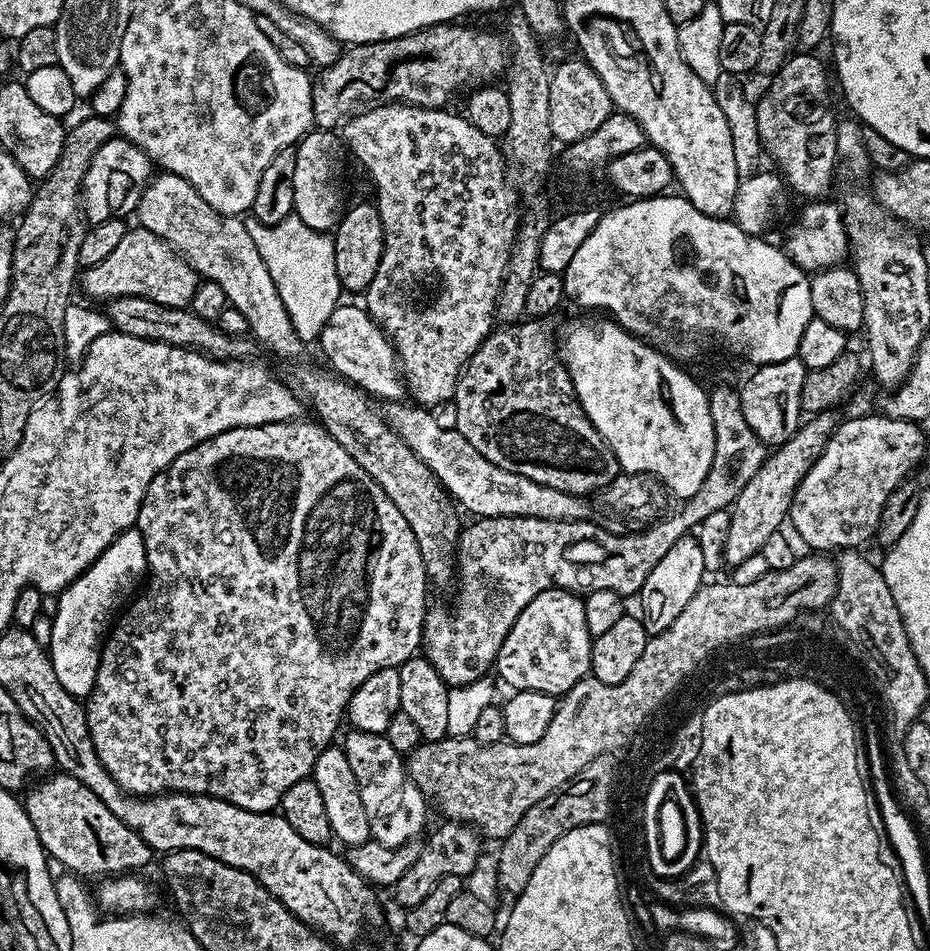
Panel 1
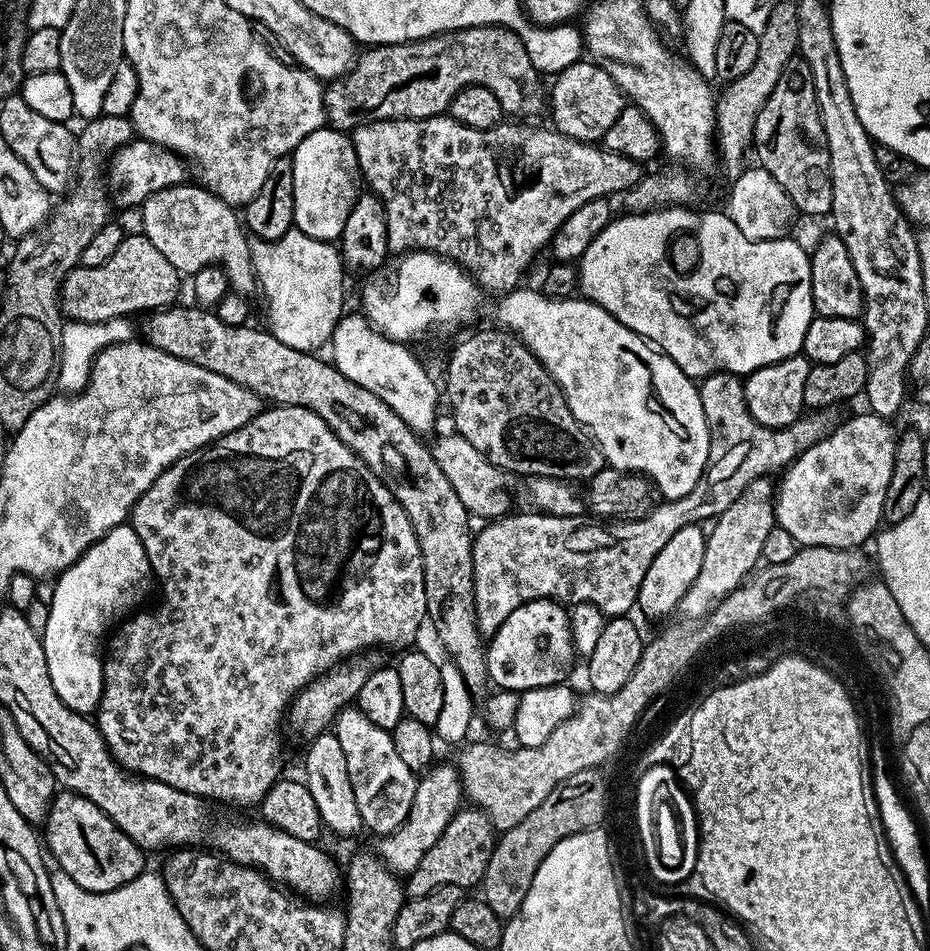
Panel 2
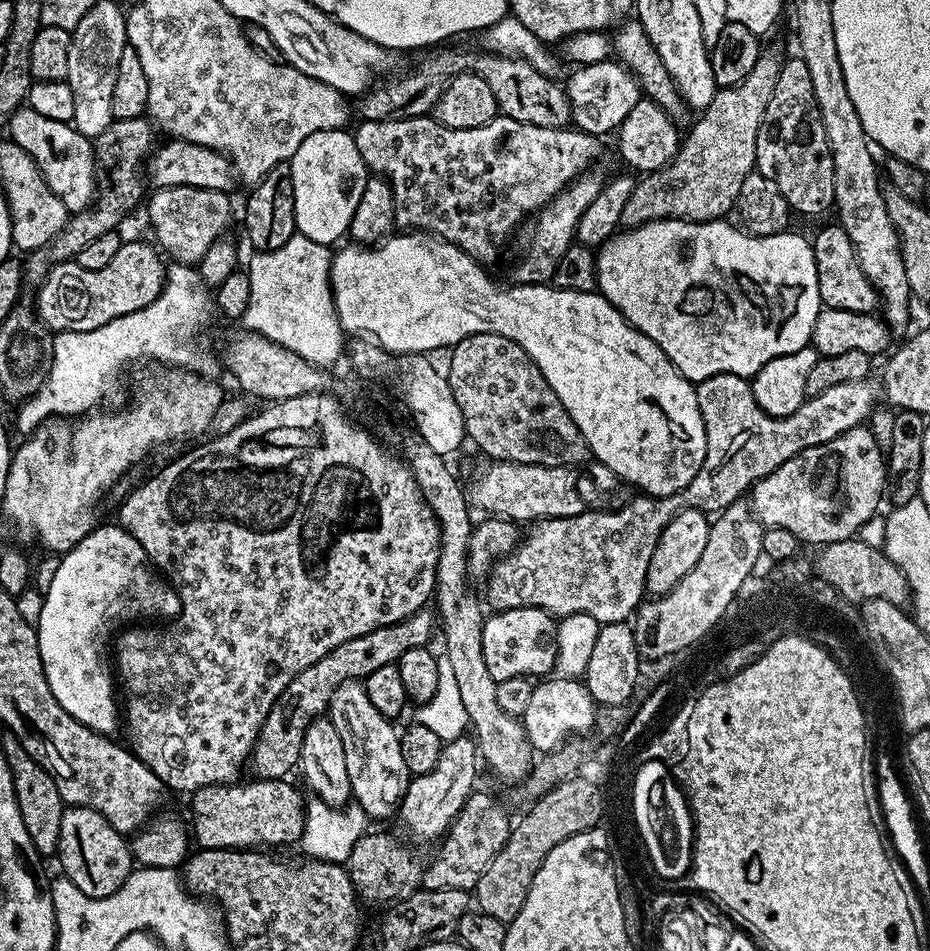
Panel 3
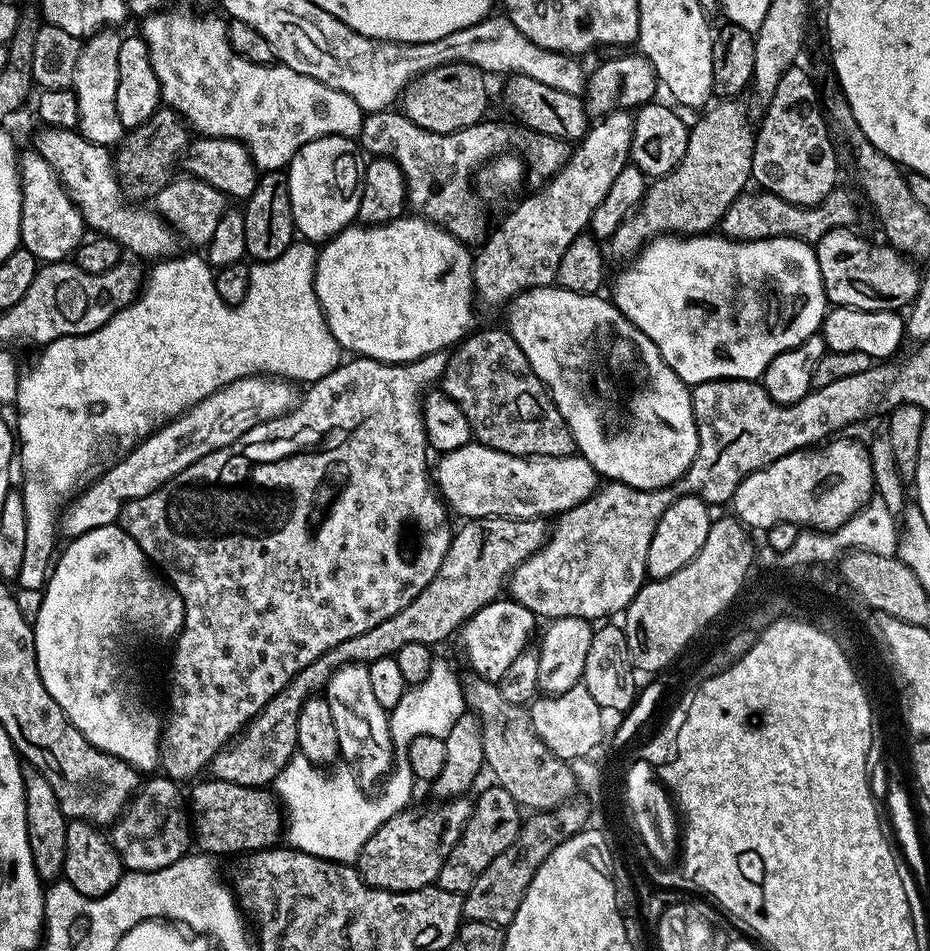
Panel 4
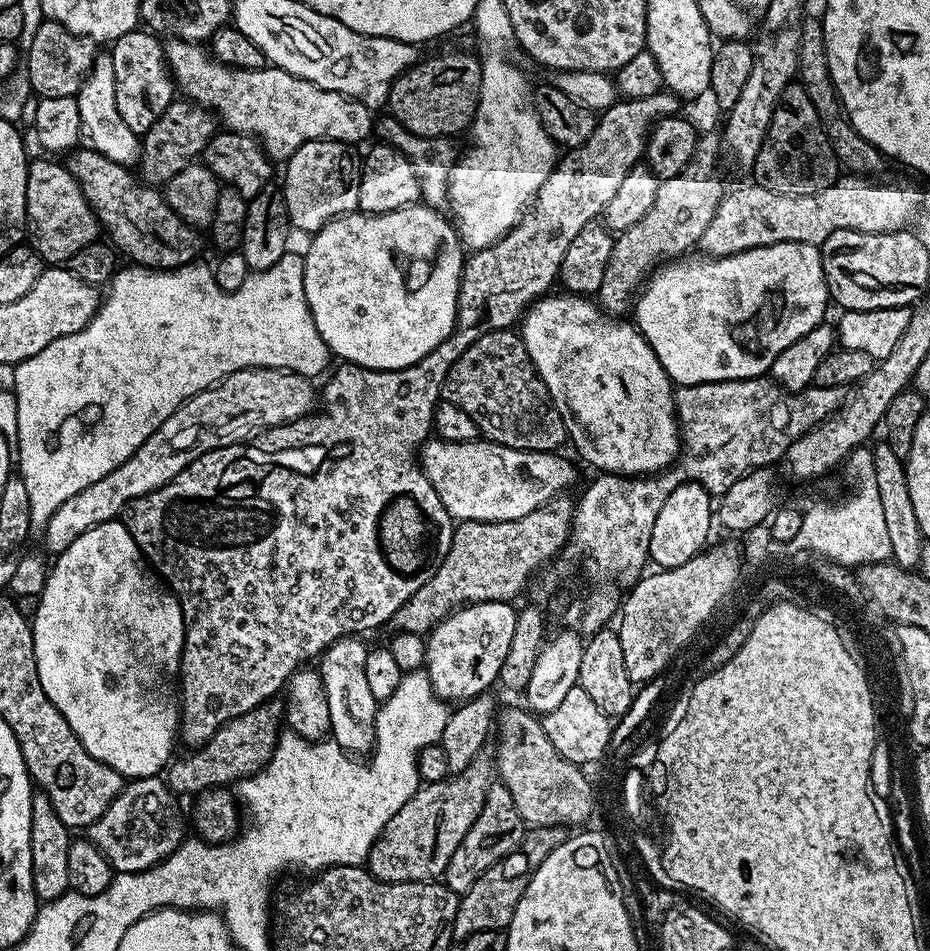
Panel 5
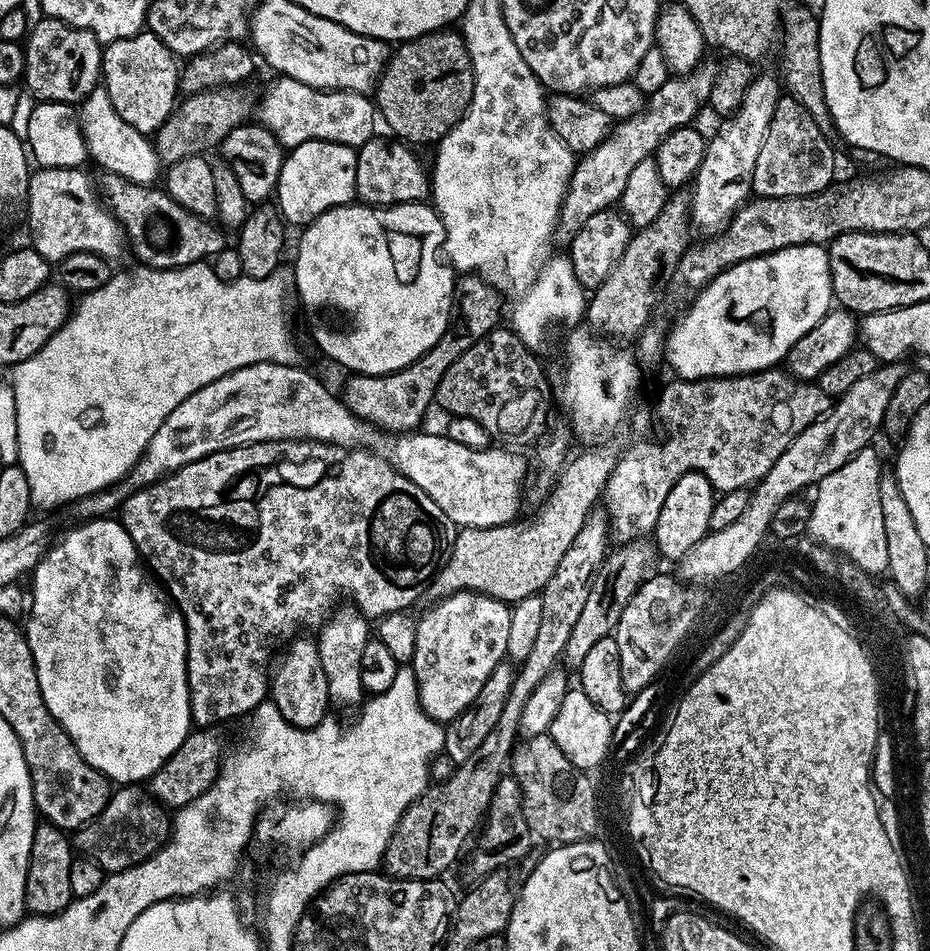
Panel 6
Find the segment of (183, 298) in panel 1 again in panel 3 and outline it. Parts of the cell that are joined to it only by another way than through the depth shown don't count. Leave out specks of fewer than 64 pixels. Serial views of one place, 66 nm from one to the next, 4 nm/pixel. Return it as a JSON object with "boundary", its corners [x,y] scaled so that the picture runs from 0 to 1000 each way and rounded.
{"boundary":[[[151,252],[130,256],[127,267],[123,267],[122,273],[110,280],[110,284],[88,284],[88,280],[80,275],[58,279],[42,295],[43,308],[37,319],[39,331],[57,350],[91,349],[105,347],[105,343],[114,343],[114,339],[123,339],[123,334],[161,322],[176,303],[178,278],[172,274],[173,266],[160,257]]]}

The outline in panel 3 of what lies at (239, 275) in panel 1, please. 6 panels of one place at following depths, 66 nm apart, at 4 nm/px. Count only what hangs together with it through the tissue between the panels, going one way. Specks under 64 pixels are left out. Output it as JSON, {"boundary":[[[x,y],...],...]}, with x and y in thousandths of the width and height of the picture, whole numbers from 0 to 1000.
{"boundary":[[[209,196],[167,199],[157,210],[159,231],[163,234],[165,246],[168,247],[167,256],[177,266],[181,264],[186,269],[184,271],[186,274],[214,279],[222,263],[226,263],[226,259],[230,259],[230,254],[244,245],[241,243],[249,231],[249,215],[245,208],[247,208],[245,202],[217,200]]]}

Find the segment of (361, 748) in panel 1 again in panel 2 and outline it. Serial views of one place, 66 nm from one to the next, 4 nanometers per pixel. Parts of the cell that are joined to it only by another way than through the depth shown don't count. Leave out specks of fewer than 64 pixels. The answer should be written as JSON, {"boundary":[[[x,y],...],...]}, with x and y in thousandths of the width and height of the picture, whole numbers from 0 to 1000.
{"boundary":[[[367,744],[359,758],[359,769],[372,793],[372,810],[376,810],[376,826],[381,826],[381,843],[385,843],[388,868],[404,875],[405,880],[418,879],[441,856],[449,823],[448,813],[428,797],[420,769],[402,763],[386,744]]]}

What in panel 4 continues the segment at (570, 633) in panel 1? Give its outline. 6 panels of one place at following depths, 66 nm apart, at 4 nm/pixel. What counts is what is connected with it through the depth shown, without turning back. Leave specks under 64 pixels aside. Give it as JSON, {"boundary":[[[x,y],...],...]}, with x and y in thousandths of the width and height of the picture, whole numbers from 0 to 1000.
{"boundary":[[[539,629],[518,637],[518,641],[511,644],[499,655],[497,670],[499,669],[499,686],[508,697],[508,707],[519,711],[522,715],[537,717],[540,709],[569,680],[568,672],[576,660],[576,648],[567,635],[558,635],[549,629]]]}

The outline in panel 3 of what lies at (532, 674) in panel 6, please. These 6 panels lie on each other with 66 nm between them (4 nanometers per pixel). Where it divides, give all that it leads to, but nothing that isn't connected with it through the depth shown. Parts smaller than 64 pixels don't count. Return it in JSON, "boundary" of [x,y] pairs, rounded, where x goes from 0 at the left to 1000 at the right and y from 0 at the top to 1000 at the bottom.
{"boundary":[[[400,873],[392,874],[391,878],[385,881],[385,885],[381,885],[381,894],[376,894],[372,912],[384,943],[392,952],[420,953],[453,937],[457,910],[454,904],[452,909],[451,902],[442,896],[444,893],[438,886],[434,887],[429,887],[424,880],[416,879],[413,875]]]}

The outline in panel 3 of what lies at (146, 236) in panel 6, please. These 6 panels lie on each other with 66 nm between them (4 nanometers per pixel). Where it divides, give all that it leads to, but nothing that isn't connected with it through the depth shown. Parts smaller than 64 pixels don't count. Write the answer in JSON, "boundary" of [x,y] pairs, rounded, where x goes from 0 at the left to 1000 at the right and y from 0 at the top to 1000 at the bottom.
{"boundary":[[[23,111],[9,125],[8,142],[45,179],[45,187],[63,206],[65,211],[73,219],[74,224],[91,223],[103,209],[105,186],[103,183],[103,167],[99,161],[99,147],[89,143],[84,136],[74,128],[58,128],[58,124],[49,124],[41,120],[41,116]]]}

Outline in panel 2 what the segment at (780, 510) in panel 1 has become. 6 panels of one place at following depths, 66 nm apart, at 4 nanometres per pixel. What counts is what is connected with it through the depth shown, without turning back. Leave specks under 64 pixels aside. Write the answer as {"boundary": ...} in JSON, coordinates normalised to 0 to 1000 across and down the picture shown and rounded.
{"boundary":[[[820,501],[806,507],[806,511],[802,511],[802,515],[798,515],[798,519],[794,519],[794,524],[789,524],[789,528],[785,528],[765,552],[766,559],[763,555],[757,569],[755,599],[751,599],[751,608],[746,608],[730,637],[730,642],[744,651],[741,653],[756,653],[775,631],[805,609],[806,603],[818,592],[824,562],[835,554],[832,509],[828,506],[826,501]]]}

